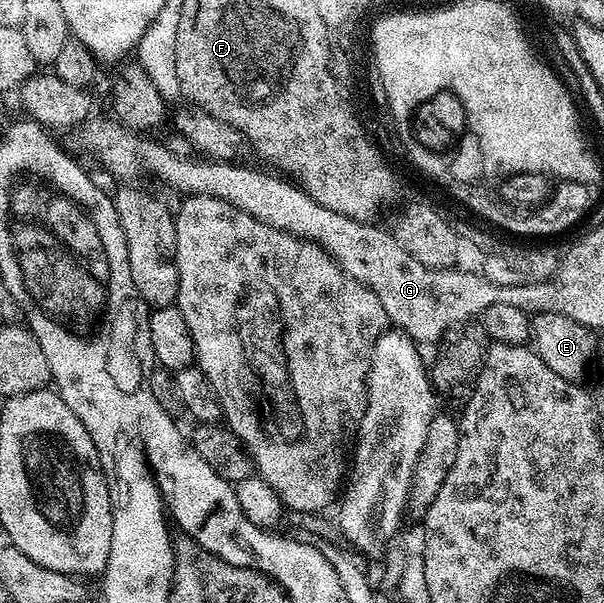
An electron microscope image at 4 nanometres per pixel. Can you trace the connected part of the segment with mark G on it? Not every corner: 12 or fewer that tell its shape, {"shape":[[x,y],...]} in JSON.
{"shape":[[113,117],[86,149],[117,181],[162,175],[318,243],[418,344],[505,291],[431,269],[280,174],[180,159]]}

